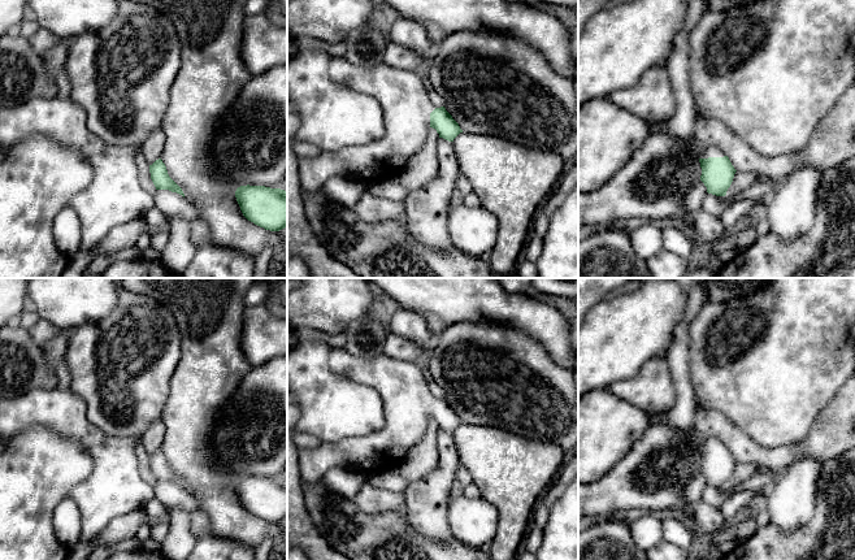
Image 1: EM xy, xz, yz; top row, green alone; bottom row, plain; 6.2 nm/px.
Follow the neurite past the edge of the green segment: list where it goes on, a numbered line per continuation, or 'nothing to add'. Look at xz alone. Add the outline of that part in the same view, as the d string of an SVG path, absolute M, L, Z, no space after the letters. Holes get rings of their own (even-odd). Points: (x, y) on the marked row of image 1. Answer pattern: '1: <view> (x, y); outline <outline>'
1: xz (403, 95); outline M333 57L329 62L329 77L333 82L373 97L382 109L385 135L369 144L344 147L335 152L320 151L312 157L299 159L301 190L314 192L334 175L356 174L365 181L396 174L408 160L426 143L430 131L430 113L437 108L429 99L429 86L418 70L405 70L381 62L363 68L344 57Z

